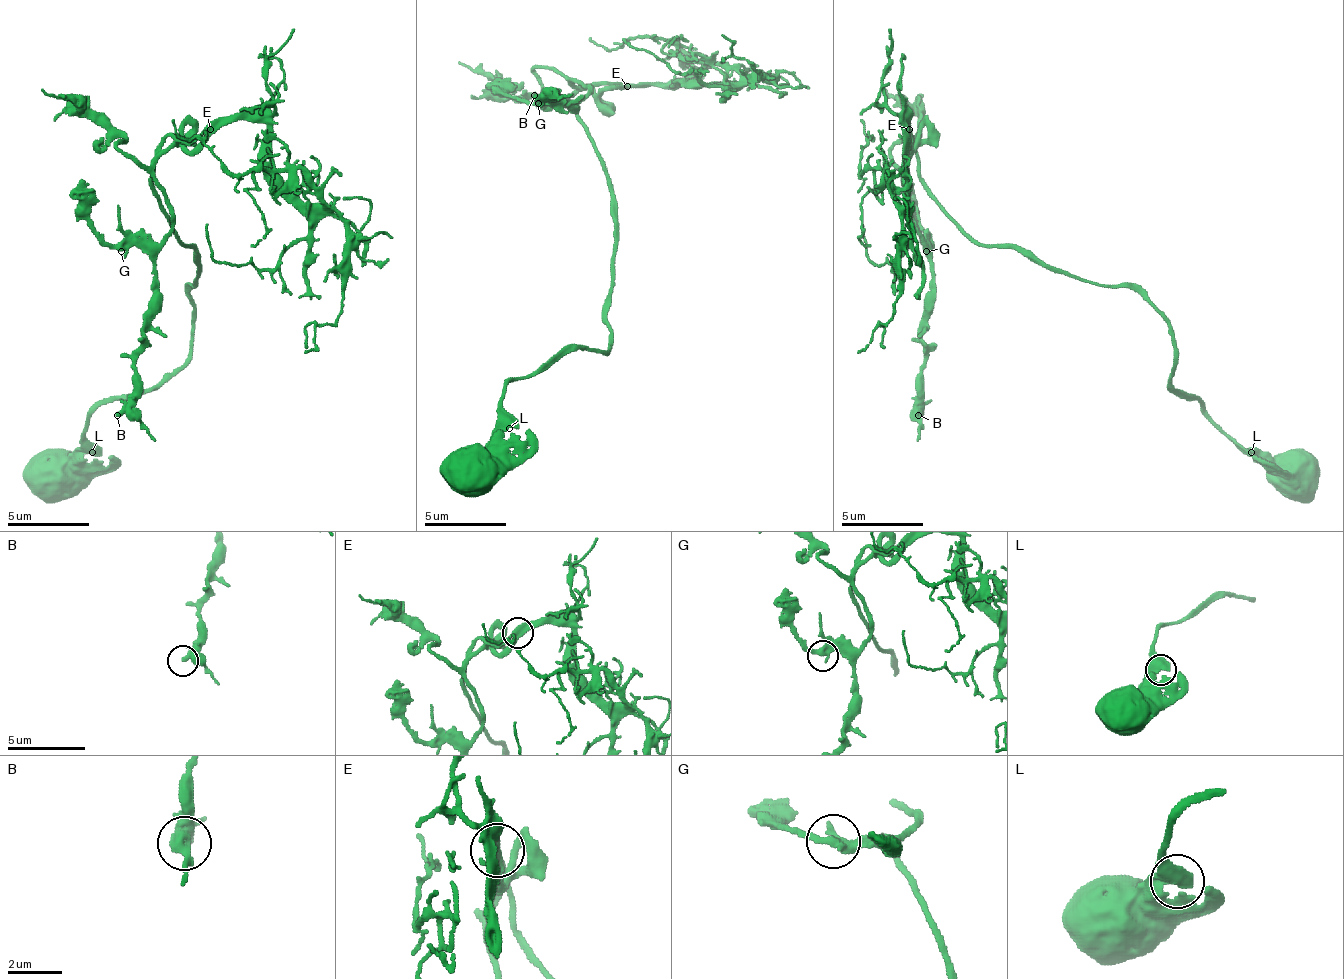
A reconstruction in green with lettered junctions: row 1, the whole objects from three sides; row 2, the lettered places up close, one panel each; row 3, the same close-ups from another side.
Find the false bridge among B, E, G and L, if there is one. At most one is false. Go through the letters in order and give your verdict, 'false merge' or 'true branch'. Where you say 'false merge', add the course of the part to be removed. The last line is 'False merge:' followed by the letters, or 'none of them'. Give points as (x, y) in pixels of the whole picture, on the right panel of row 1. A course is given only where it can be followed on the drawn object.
B: true branch
E: true branch
G: true branch
L: true branch
False merge: none of them

